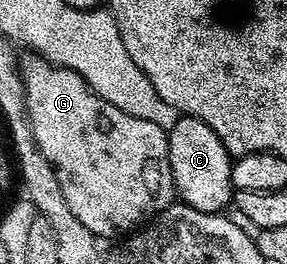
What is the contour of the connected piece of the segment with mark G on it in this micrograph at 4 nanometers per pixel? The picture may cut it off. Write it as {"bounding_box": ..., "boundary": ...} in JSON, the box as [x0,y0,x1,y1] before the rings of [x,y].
{"bounding_box":[19,55,175,239],"boundary":[[[40,55],[28,56],[20,58],[19,68],[29,126],[39,151],[53,164],[59,187],[63,187],[63,199],[67,199],[67,207],[71,207],[71,215],[99,239],[116,238],[174,204],[175,186],[166,129],[155,127],[155,123],[147,119],[135,119],[135,115],[127,115],[127,111],[119,111],[119,107],[103,100],[75,71],[54,65]]]}

